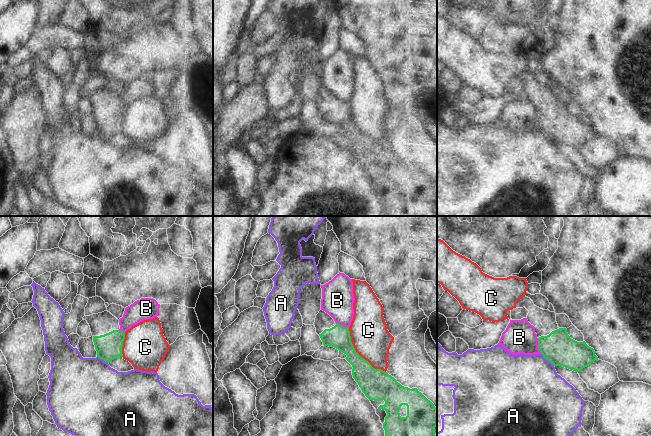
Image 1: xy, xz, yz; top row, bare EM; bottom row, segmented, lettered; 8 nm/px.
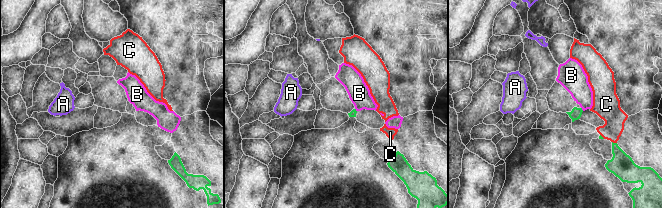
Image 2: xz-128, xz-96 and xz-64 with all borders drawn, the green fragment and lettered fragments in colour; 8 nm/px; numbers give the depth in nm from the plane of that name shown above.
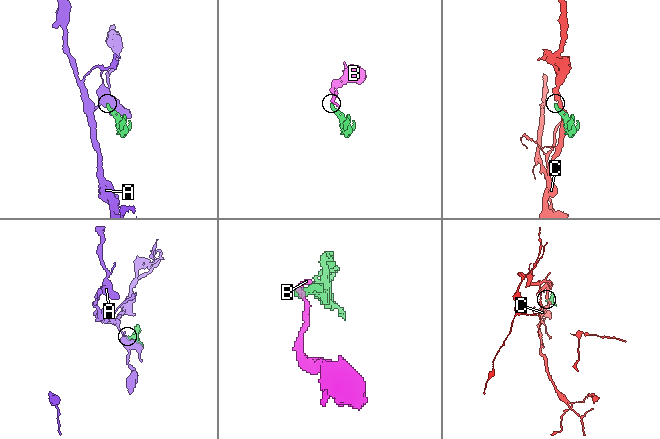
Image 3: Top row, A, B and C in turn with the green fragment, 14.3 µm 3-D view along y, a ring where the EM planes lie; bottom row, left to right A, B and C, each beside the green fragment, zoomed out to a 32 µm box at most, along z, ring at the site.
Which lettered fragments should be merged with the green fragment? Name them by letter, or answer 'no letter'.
no letter

